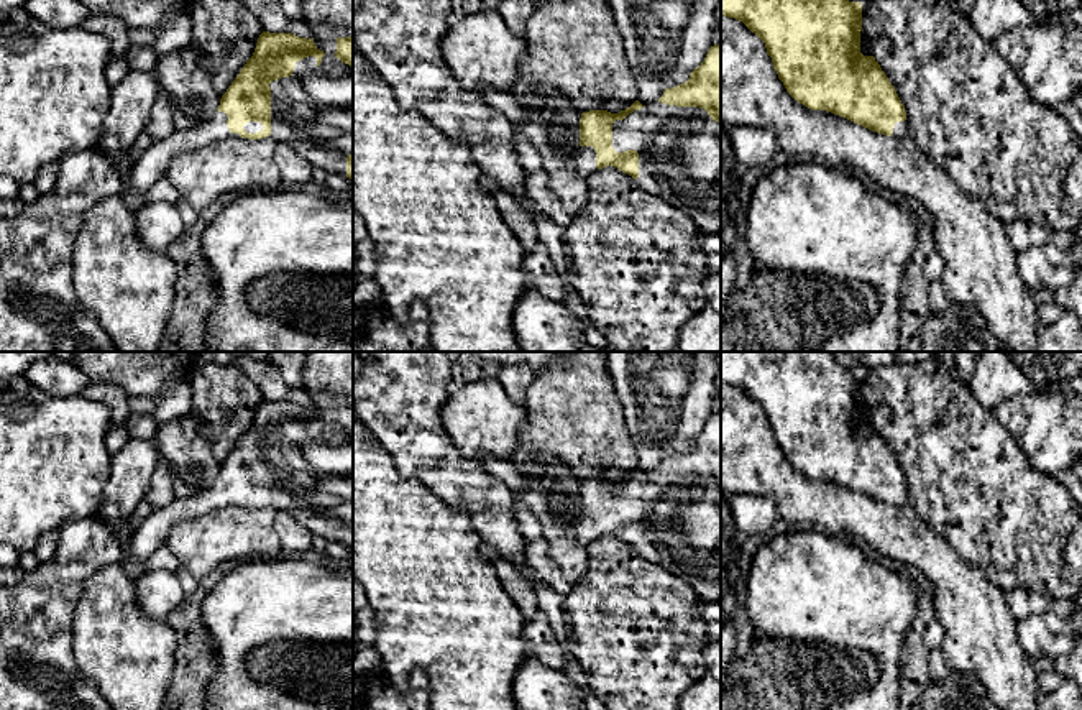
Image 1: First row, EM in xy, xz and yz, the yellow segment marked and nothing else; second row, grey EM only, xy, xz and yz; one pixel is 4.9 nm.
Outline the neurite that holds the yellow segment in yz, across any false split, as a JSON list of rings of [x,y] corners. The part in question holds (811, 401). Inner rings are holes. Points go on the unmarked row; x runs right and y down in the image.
[[[721,352],[721,383],[742,390],[765,411],[778,447],[796,470],[892,506],[908,506],[895,455],[875,426],[860,421],[862,371],[844,368],[834,352]]]

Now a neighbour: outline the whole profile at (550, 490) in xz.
[[[520,437],[507,459],[516,475],[524,480],[517,496],[530,508],[542,524],[542,537],[548,542],[550,557],[565,579],[573,585],[588,570],[588,556],[573,537],[580,518],[581,480],[548,454],[527,449],[527,437]]]

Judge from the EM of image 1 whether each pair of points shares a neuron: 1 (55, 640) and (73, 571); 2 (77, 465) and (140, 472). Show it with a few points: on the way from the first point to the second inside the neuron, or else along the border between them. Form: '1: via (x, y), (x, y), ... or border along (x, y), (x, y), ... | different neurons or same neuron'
1: via (55, 623), (56, 587) | same neuron
2: border along (112, 457), (112, 472), (97, 505) | different neurons

